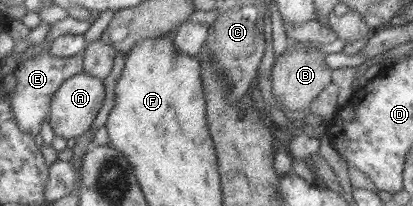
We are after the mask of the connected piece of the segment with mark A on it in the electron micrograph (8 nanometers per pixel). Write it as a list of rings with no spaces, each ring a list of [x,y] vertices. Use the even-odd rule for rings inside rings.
[[[82,71],[67,81],[62,82],[60,90],[53,96],[50,114],[50,125],[56,136],[64,139],[79,138],[91,129],[106,98],[104,82],[100,78]]]

